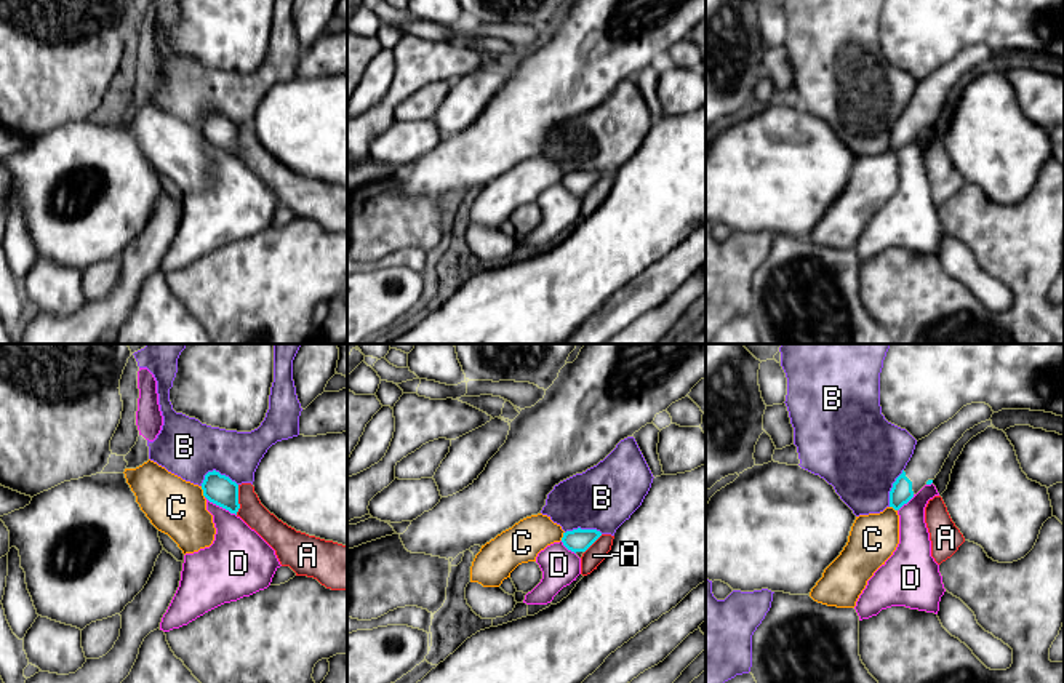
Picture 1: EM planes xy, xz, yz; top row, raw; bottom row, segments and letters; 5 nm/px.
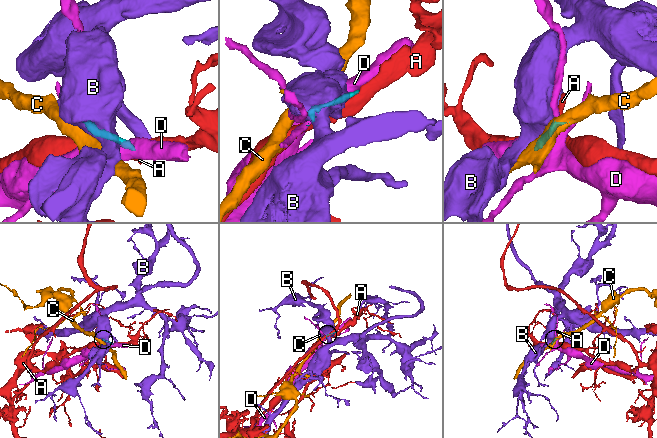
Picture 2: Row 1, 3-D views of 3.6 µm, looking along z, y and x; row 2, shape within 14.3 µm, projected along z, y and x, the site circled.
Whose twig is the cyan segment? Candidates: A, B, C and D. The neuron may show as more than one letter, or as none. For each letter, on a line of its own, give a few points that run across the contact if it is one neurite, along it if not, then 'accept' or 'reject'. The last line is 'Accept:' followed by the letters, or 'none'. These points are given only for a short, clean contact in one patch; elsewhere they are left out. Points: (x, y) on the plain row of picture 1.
A: reject
B: reject
C: line xy (200, 128), (205, 138); reject
D: reject
Accept: none

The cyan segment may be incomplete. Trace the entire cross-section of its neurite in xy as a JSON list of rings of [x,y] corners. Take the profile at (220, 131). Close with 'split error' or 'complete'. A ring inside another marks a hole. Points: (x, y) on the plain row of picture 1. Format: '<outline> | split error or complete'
[[[216,112],[208,114],[202,125],[202,131],[203,131],[203,138],[210,144],[237,157],[237,154],[240,150],[238,126],[235,123],[232,123],[229,118],[221,117]]] | complete

